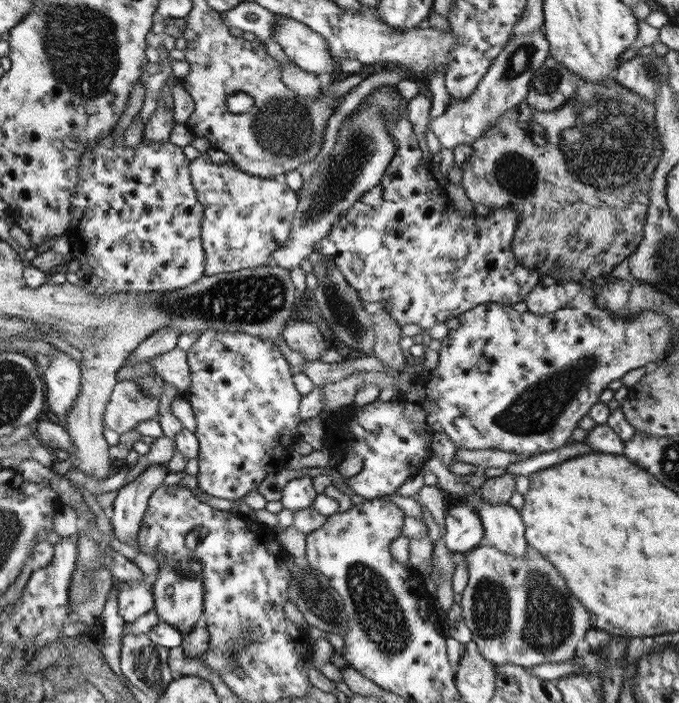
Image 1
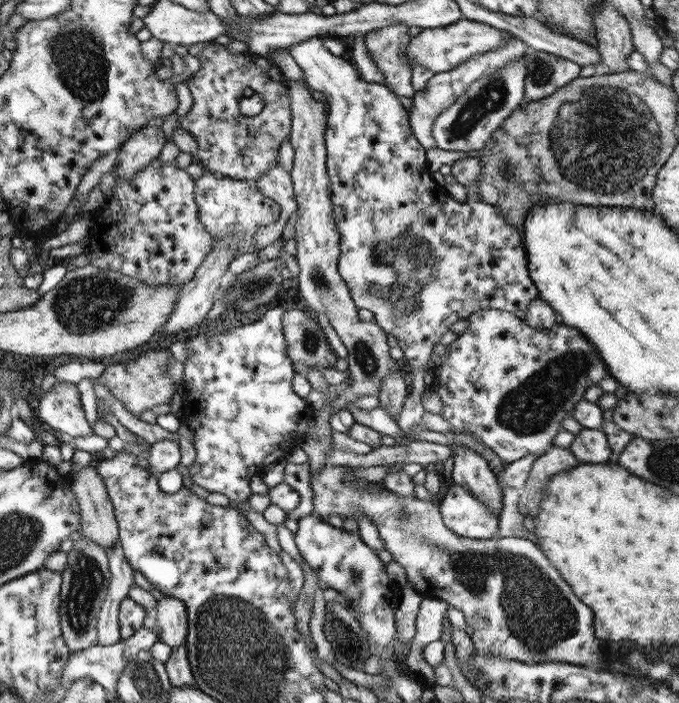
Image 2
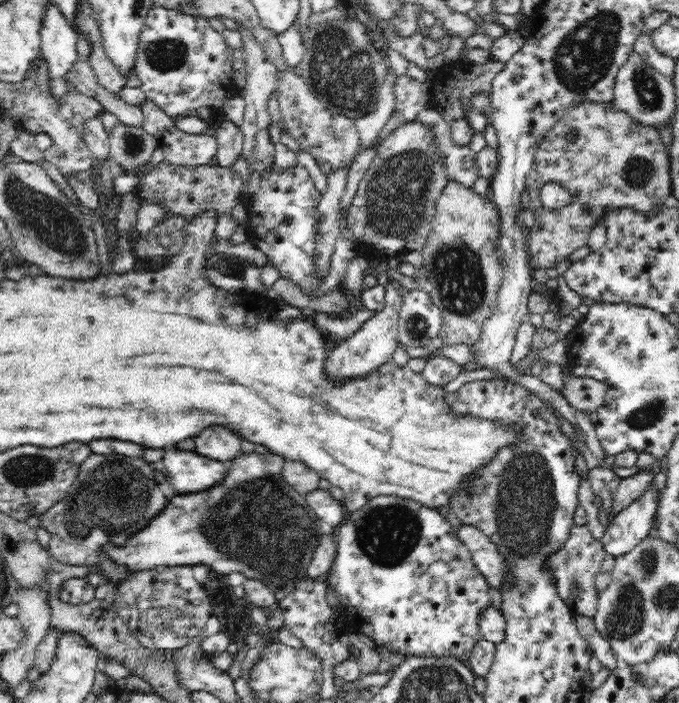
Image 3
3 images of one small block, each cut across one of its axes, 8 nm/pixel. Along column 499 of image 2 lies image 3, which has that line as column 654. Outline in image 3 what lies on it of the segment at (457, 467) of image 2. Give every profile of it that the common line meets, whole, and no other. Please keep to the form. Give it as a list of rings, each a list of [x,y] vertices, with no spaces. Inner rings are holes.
[[[653,485],[640,498],[618,511],[600,538],[606,554],[616,559],[622,554],[628,554],[643,538],[648,537],[657,506],[657,494]]]

